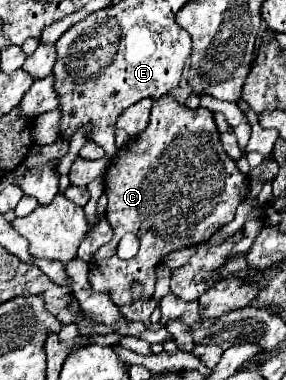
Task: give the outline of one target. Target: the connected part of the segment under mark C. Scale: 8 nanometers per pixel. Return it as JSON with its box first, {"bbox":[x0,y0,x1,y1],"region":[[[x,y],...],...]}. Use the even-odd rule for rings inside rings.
{"bbox":[90,95,248,307],"region":[[[164,95],[153,102],[148,129],[124,143],[118,149],[118,157],[110,161],[104,179],[104,191],[108,197],[106,219],[114,231],[114,239],[108,245],[100,247],[90,259],[90,285],[96,293],[106,293],[110,301],[120,307],[134,303],[130,287],[136,281],[142,283],[142,299],[152,299],[156,285],[156,267],[166,261],[166,255],[184,247],[204,243],[220,227],[234,219],[238,205],[246,199],[248,177],[238,171],[236,161],[230,159],[228,153],[222,149],[220,133],[214,123],[214,113],[204,107],[186,109],[185,105],[176,102],[169,95]],[[126,233],[134,233],[140,239],[140,251],[130,261],[124,261],[116,255],[118,241]]]}

